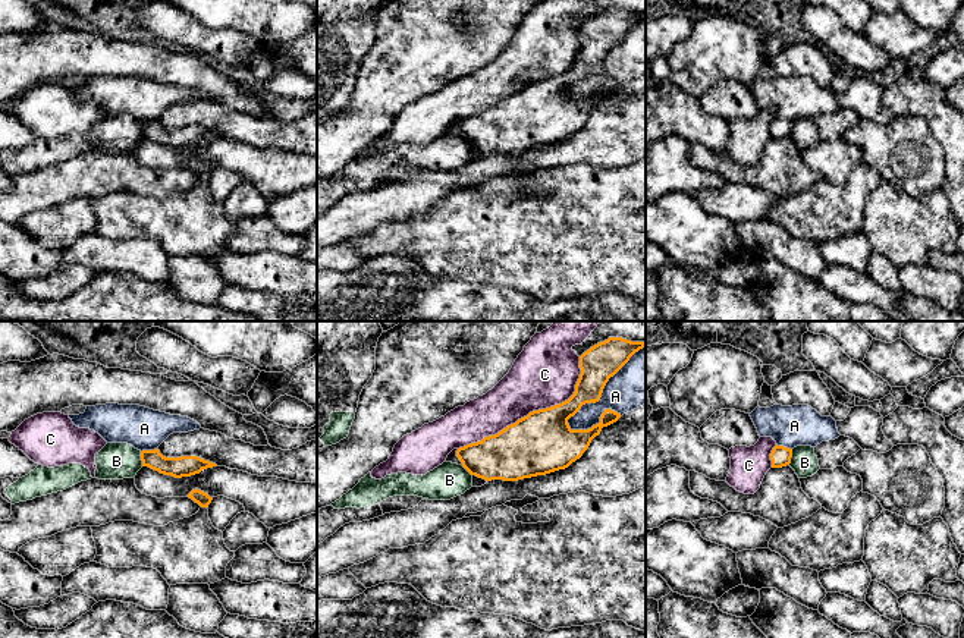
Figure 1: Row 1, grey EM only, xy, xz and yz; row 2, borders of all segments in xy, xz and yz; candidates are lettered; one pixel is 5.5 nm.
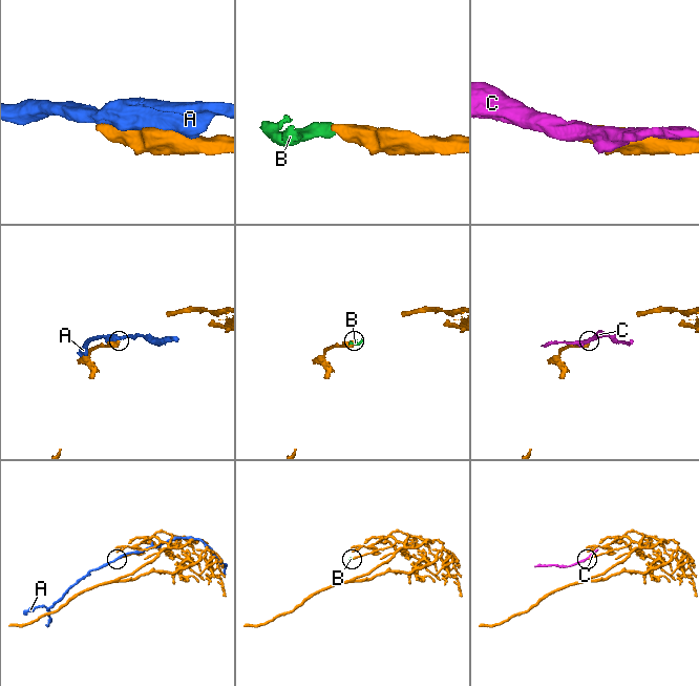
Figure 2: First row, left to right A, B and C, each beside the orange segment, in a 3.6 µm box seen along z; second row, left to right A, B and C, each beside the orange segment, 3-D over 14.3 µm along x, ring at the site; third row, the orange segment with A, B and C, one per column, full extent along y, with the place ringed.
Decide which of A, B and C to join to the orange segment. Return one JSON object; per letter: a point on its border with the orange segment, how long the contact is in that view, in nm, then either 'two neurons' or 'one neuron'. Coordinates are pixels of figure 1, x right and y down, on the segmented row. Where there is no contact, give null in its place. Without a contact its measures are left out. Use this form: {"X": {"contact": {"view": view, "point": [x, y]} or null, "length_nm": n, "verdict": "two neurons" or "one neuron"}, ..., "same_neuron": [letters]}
{"A": {"contact": {"view": "xz", "point": [602, 392]}, "length_nm": 600, "verdict": "two neurons"}, "B": {"contact": {"view": "yz", "point": [791, 456]}, "length_nm": 90, "verdict": "two neurons"}, "C": {"contact": {"view": "xz", "point": [533, 411]}, "length_nm": 850, "verdict": "two neurons"}, "same_neuron": []}

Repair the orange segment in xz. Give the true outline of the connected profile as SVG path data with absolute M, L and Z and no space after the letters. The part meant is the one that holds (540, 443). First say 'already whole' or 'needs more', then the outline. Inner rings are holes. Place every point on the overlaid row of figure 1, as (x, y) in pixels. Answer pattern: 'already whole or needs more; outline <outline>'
already whole; outline M622 337L594 345L580 356L581 374L568 400L533 411L497 434L459 447L456 456L462 466L486 481L518 481L568 468L621 414L605 409L600 422L588 430L572 430L568 419L583 405L599 402L609 378L643 348L646 342Z

